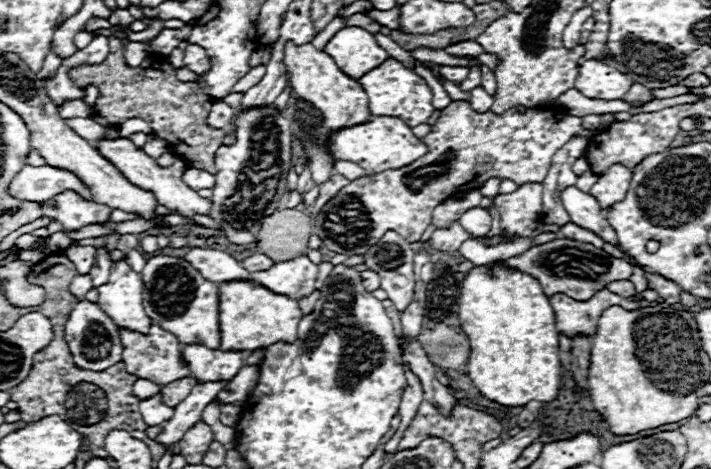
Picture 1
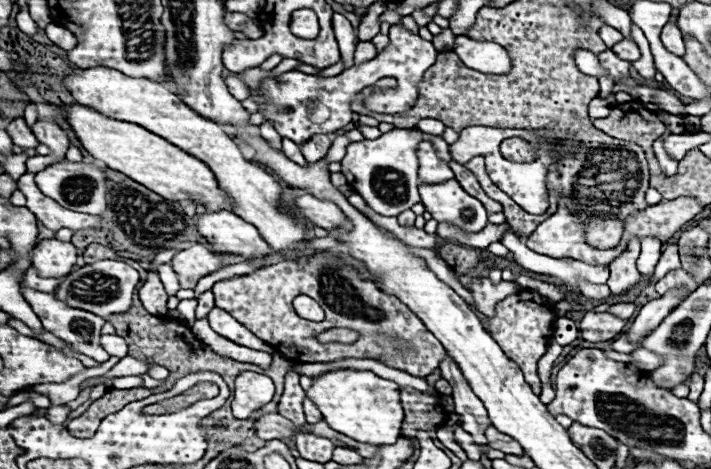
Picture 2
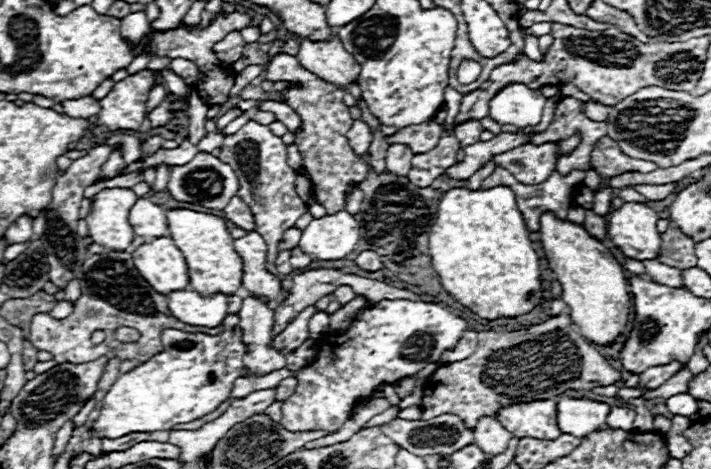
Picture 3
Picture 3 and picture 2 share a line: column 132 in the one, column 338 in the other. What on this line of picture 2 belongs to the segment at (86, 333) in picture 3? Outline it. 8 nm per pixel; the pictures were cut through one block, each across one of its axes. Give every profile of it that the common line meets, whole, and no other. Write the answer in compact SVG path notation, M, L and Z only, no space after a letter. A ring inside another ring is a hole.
M314 254L304 262L282 260L278 264L264 266L248 276L220 280L212 286L212 292L216 296L218 308L230 312L240 324L244 324L258 338L272 344L278 352L294 362L336 362L344 358L372 358L390 368L404 370L412 376L428 376L446 356L442 344L432 336L432 332L426 330L426 326L414 312L410 312L394 296L386 296L384 292L380 292L374 282L362 280L356 270L340 264L328 254ZM300 294L314 298L324 308L326 318L322 322L304 320L294 312L292 300ZM330 328L352 328L360 336L354 344L320 344L314 334L326 332ZM386 334L398 334L412 344L412 350L406 358L392 354L394 346L386 344Z

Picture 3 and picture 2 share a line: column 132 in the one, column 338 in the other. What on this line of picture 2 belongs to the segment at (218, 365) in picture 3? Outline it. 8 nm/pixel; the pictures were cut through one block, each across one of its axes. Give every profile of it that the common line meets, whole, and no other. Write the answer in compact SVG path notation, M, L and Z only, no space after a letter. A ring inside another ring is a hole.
M346 368L314 376L312 380L314 384L306 394L318 406L322 420L332 430L374 446L394 444L398 440L404 412L400 406L400 386L396 382L382 380L374 372L358 372Z

